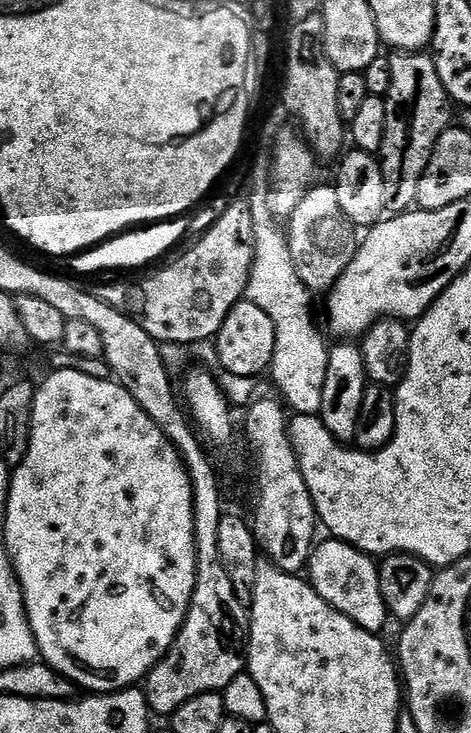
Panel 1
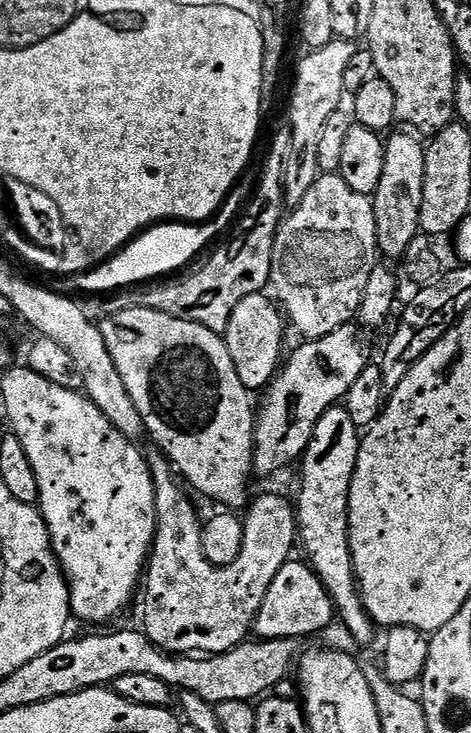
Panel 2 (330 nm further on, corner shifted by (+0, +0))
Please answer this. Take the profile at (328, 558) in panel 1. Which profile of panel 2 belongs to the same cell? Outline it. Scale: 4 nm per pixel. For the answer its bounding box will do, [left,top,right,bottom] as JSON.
[254,558,336,640]

